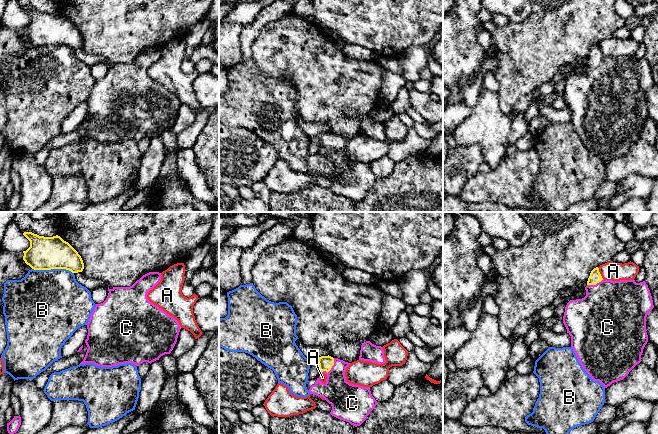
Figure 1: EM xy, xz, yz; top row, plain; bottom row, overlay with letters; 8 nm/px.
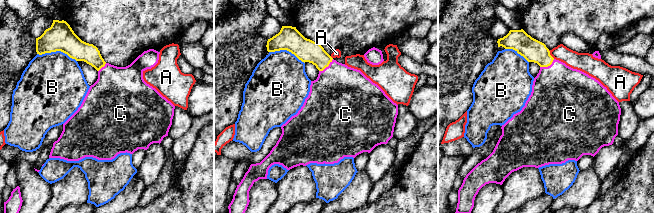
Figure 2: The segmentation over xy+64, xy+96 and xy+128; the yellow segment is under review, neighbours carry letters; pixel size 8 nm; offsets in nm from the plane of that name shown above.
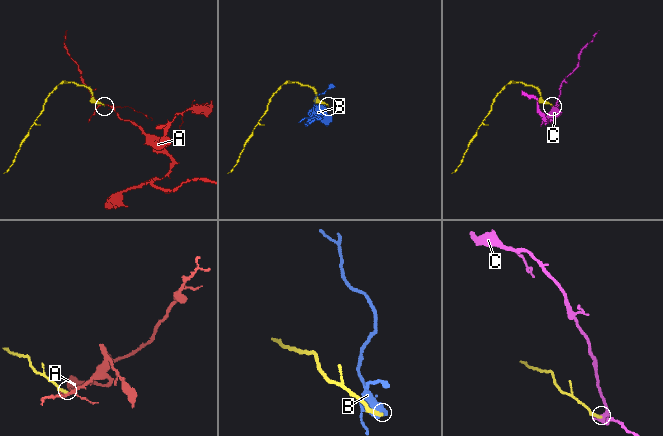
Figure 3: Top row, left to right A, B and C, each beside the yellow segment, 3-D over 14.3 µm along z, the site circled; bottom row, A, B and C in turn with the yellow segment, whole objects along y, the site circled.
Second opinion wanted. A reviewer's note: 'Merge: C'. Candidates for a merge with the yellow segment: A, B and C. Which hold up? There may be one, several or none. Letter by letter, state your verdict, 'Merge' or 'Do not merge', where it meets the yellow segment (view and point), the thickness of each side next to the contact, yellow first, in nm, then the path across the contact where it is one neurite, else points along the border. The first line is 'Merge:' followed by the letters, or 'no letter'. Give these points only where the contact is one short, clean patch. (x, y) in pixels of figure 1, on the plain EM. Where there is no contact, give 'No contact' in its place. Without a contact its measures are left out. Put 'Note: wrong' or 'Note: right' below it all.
Merge: C
A: Do not merge. Touches yellow at yz (599, 49). Thickness 100 nm (yellow) against 150 nm. Boundary: yz (597, 43), (603, 54)
B: Do not merge. Touches yellow at xy (53, 44). Thickness 280 nm (yellow) against 480 nm
C: Merge. Touches yellow at xz (331, 143). Thickness 110 nm (yellow) against 240 nm. Path across: xz (325, 139), (331, 143), (342, 171)
Note: right

